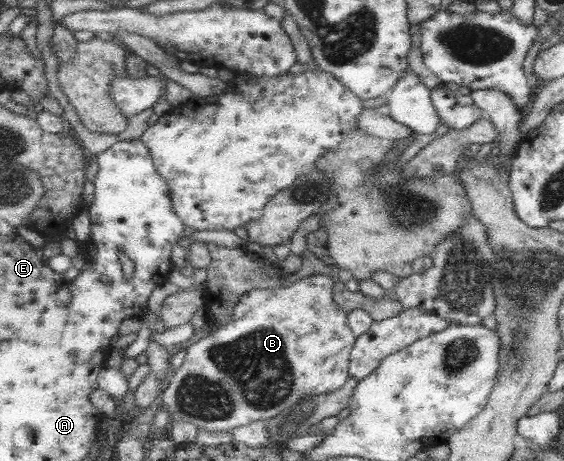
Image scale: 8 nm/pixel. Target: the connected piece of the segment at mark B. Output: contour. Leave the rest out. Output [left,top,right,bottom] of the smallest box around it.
[159,275,358,432]

